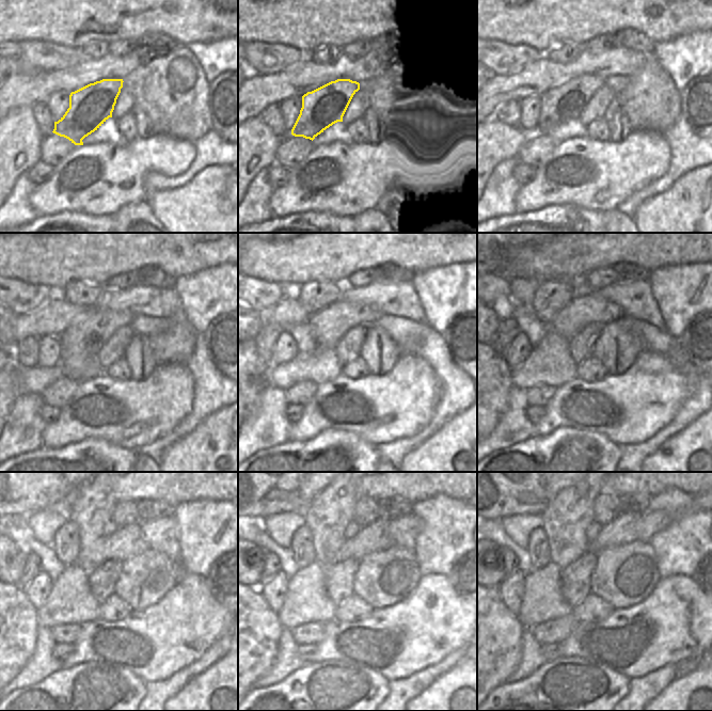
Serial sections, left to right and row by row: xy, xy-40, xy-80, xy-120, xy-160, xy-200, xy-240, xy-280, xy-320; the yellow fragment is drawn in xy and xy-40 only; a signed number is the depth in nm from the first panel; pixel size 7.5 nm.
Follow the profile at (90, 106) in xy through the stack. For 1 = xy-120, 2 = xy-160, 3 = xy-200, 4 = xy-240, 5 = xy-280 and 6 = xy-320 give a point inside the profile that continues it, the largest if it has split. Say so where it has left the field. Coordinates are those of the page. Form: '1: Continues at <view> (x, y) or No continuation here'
1: Continues at xy-120 (81, 342)
2: Continues at xy-160 (329, 325)
3: Continues at xy-200 (583, 310)
4: Continues at xy-240 (127, 541)
5: Continues at xy-280 (375, 537)
6: Continues at xy-320 (623, 530).

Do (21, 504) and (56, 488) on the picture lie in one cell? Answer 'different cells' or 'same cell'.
same cell

